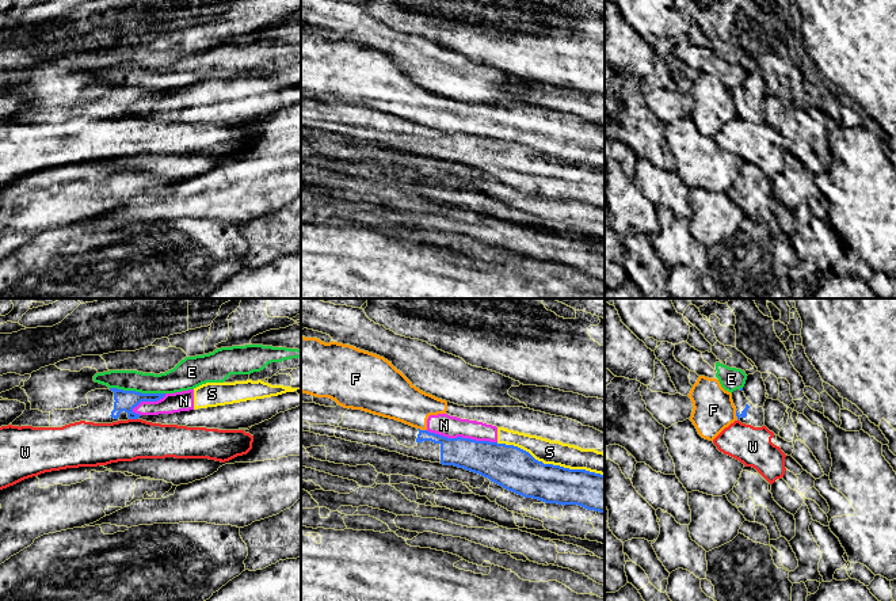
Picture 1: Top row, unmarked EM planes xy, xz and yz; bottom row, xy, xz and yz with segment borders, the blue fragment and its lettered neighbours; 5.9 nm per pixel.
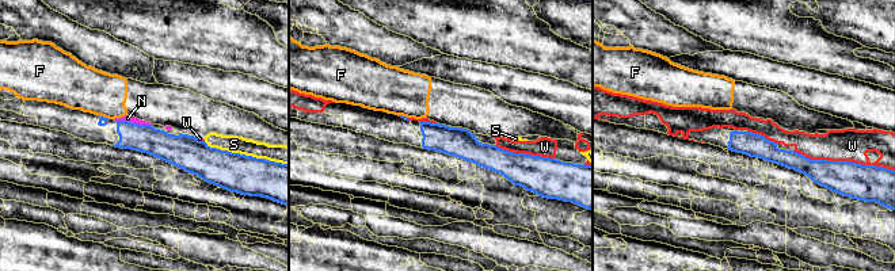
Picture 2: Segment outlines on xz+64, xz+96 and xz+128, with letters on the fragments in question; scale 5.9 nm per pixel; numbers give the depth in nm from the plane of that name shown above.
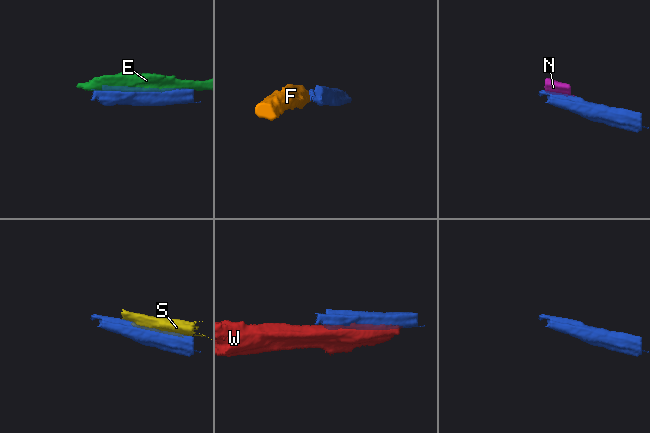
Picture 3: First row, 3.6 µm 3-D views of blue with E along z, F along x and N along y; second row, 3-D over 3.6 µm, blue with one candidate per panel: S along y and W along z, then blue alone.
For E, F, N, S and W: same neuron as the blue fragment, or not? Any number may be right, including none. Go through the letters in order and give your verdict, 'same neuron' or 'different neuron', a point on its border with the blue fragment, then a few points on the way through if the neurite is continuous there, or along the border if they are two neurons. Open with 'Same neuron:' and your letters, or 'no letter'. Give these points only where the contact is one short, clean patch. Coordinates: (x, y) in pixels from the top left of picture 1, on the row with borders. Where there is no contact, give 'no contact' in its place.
Same neuron: no letter
E: different neuron | xy (137, 392)
F: different neuron | xz (422, 430) | along xz (418, 428), (426, 430)
N: different neuron | xz (461, 437) | along xz (426, 430), (446, 437), (469, 437), (496, 442)
S: different neuron | xz (551, 464)
W: different neuron | xy (133, 418)

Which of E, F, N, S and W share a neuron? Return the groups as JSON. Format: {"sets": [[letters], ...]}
{"sets": [["E"], ["F", "N", "S"], ["W"]]}

